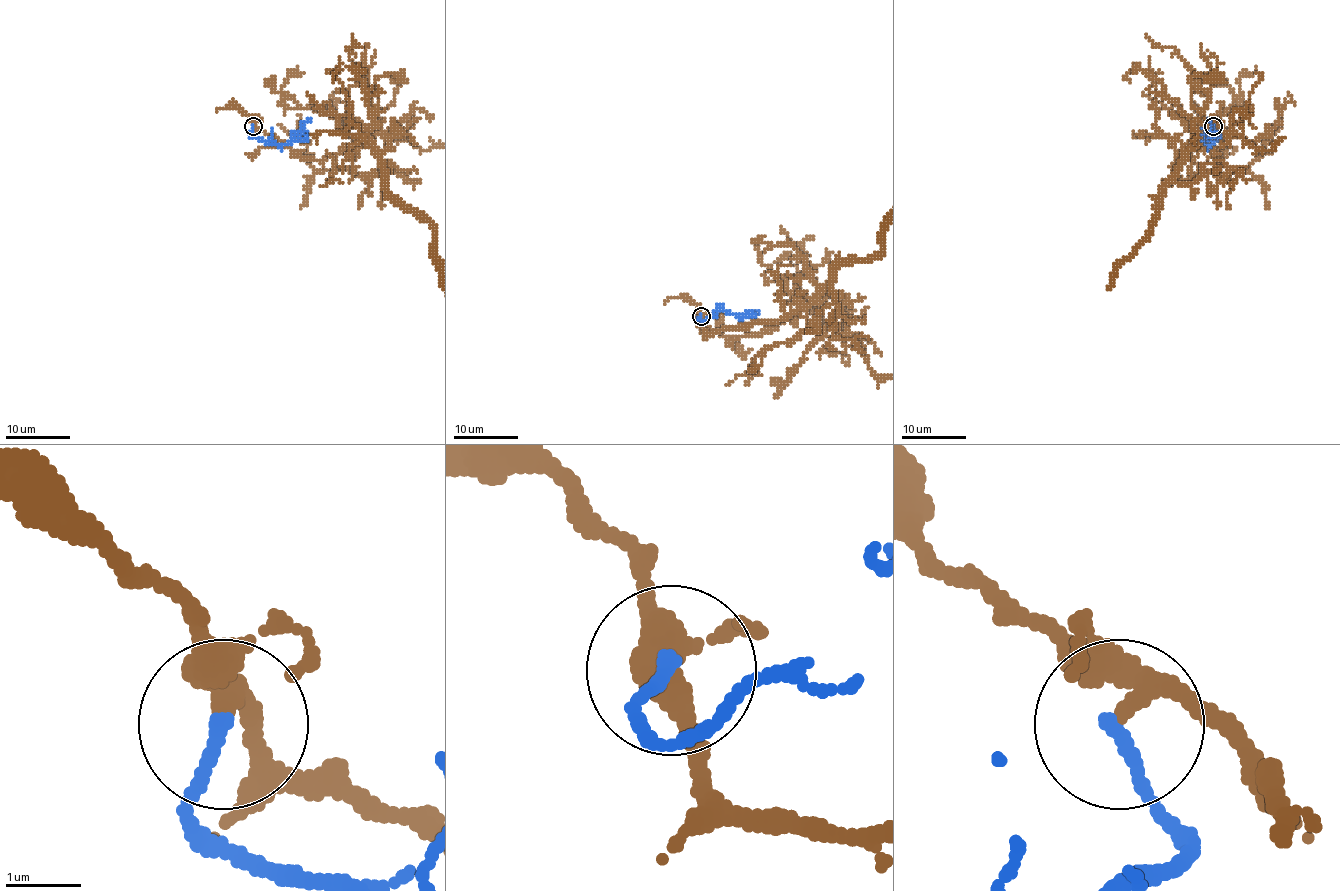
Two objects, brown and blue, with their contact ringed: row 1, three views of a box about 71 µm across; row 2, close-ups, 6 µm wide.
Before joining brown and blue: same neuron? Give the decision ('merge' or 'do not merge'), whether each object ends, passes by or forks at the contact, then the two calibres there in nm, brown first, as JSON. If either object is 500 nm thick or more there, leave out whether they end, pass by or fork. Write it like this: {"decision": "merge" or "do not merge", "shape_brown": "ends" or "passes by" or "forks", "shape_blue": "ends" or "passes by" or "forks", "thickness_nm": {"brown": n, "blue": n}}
{"decision": "do not merge", "shape_brown": "passes by", "shape_blue": "ends", "thickness_nm": {"brown": 280, "blue": 180}}

